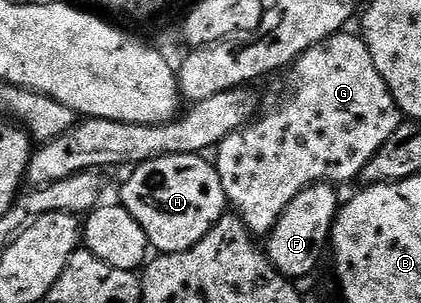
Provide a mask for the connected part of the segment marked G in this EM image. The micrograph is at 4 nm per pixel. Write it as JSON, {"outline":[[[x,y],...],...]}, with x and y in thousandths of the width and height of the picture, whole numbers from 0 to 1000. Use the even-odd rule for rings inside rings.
{"outline":[[[808,109],[781,122],[772,135],[743,149],[743,162],[715,175],[715,188],[703,195],[679,238],[679,248],[684,244],[684,281],[701,290],[696,290],[637,380],[618,376],[613,386],[599,393],[594,406],[582,409],[572,426],[563,426],[553,439],[537,446],[530,462],[520,469],[518,488],[508,502],[506,535],[515,571],[525,584],[525,611],[534,624],[534,650],[539,653],[546,693],[568,713],[568,723],[596,759],[599,776],[608,782],[632,782],[641,776],[644,759],[658,743],[667,703],[686,677],[686,663],[696,663],[696,650],[705,650],[705,637],[715,637],[724,627],[736,604],[808,611],[805,604],[824,604],[831,591],[838,591],[838,597],[850,594],[857,558],[867,558],[876,518],[886,518],[886,505],[895,505],[895,492],[905,492],[905,479],[914,479],[914,465],[924,465],[924,452],[933,452],[933,439],[948,419],[952,403],[948,350],[933,320],[933,307],[924,307],[924,281],[914,281],[905,241],[895,241],[895,215],[886,215],[886,188],[876,175],[872,139],[850,112],[824,112],[827,109]]]}

